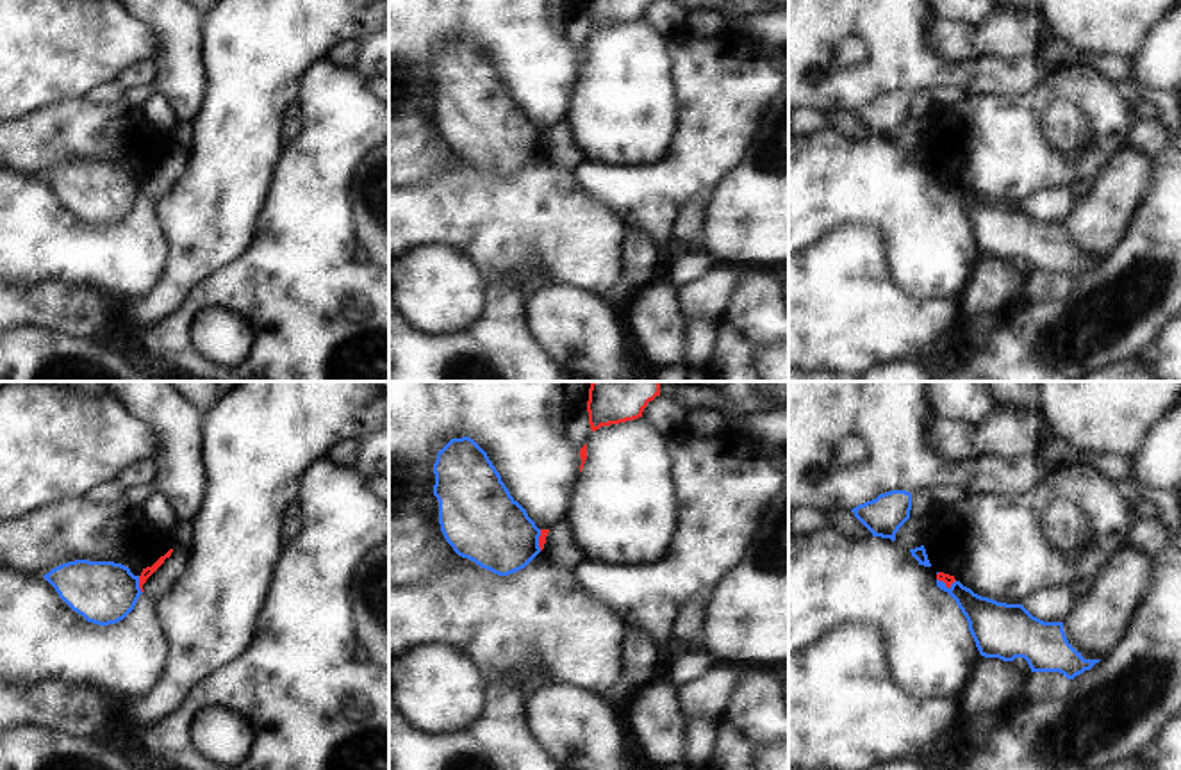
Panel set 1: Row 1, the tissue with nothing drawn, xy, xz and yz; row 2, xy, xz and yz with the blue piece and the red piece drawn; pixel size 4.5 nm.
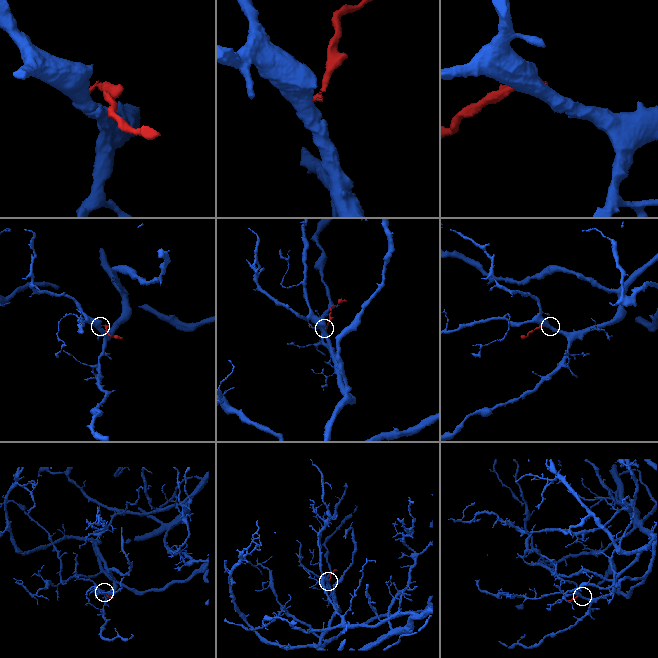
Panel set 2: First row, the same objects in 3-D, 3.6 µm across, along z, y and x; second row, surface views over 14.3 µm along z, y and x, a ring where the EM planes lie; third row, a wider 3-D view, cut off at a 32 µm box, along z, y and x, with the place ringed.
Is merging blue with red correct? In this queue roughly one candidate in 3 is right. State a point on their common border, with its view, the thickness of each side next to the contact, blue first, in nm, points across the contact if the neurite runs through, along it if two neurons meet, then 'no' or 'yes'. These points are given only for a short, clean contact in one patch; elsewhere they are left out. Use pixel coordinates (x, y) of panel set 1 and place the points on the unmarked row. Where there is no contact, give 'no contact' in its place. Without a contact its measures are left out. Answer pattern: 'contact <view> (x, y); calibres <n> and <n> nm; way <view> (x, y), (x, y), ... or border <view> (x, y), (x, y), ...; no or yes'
contact xy (138, 186); calibres 280 and 50 nm; border xy (138, 177), (141, 193); no

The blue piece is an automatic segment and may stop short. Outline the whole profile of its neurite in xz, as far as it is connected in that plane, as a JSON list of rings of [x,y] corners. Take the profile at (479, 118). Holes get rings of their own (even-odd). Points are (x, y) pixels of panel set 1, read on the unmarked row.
[[[451,39],[437,53],[434,75],[441,132],[458,157],[508,176],[541,153],[541,130],[473,39]]]

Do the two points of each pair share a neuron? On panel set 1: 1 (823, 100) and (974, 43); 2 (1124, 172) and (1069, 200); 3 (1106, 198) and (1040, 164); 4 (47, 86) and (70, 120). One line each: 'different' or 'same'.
1: different
2: different
3: different
4: different

